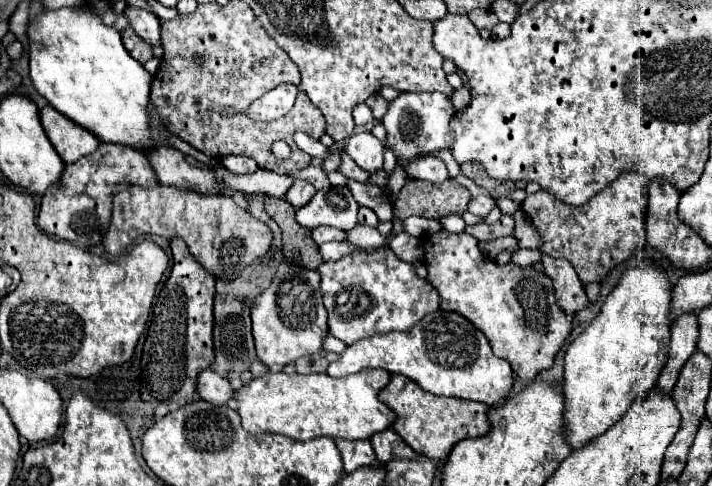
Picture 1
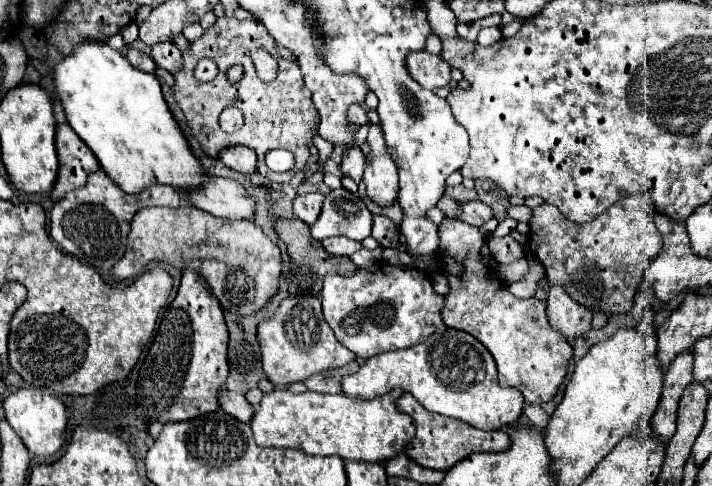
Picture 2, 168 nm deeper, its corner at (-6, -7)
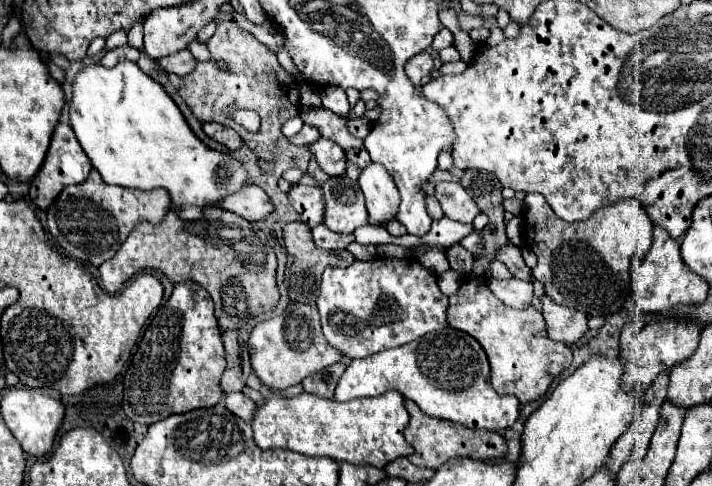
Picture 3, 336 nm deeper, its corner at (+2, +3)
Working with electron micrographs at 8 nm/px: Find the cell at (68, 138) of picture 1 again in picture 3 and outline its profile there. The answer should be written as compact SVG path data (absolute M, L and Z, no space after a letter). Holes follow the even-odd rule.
M57 124L55 126L55 132L51 136L51 146L49 146L49 152L45 156L45 162L41 166L41 170L35 174L33 182L31 182L31 198L33 202L41 208L41 210L47 210L47 206L55 200L55 196L59 194L59 190L63 190L63 186L69 186L69 184L79 184L79 182L85 182L89 178L89 172L91 172L91 162L89 158L85 156L83 148L79 146L77 138L75 138L75 132L71 130L69 124Z

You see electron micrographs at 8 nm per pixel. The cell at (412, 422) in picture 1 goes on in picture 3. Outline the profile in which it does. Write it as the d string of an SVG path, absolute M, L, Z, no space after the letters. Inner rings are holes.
M405 400L405 408L411 414L411 420L405 428L405 438L415 448L415 452L409 454L407 460L417 464L417 466L437 470L443 462L447 462L449 458L455 458L455 456L469 456L469 458L475 458L475 460L487 460L487 458L501 458L501 456L507 454L505 438L499 432L471 430L471 428L467 428L459 422L431 418L431 416L423 414L421 408L411 400Z

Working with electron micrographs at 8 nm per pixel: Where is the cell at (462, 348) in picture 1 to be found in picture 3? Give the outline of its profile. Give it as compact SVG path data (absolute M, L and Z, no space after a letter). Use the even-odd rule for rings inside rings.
M449 326L399 348L353 360L335 388L335 398L347 402L361 396L379 396L387 390L401 392L427 416L453 420L467 428L501 430L513 426L519 416L519 400L511 394L499 394L493 390L489 382L487 354L481 344L473 336Z

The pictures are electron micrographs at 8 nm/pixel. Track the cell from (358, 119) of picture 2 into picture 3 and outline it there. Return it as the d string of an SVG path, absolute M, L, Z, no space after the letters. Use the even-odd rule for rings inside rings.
M327 86L327 88L323 88L321 90L321 100L323 100L323 106L327 110L335 112L337 116L349 116L349 112L351 112L347 94L339 86Z

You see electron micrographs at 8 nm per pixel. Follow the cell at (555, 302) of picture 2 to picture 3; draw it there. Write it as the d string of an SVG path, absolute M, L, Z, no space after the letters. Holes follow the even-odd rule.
M547 294L541 298L541 304L543 304L543 318L551 340L557 340L569 346L587 332L587 316L583 312L561 306L553 302Z

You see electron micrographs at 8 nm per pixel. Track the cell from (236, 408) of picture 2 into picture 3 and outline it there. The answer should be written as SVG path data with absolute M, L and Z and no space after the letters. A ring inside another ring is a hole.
M243 392L225 394L225 406L245 422L251 422L251 414L255 414L255 402L247 398Z

